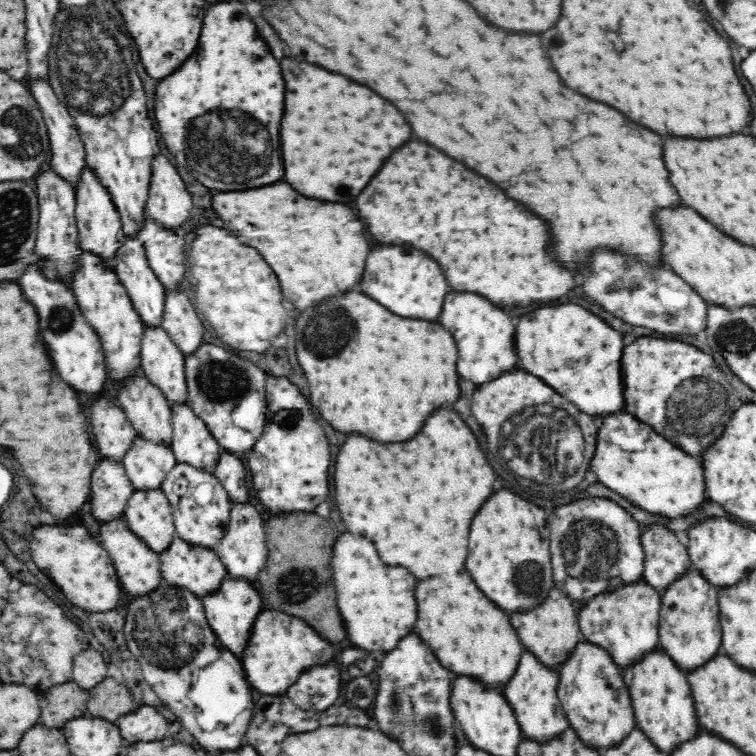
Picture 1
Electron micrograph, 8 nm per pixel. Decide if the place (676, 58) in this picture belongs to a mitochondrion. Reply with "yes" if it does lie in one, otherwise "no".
no

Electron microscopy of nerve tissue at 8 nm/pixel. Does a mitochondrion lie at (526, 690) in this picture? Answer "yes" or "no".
no

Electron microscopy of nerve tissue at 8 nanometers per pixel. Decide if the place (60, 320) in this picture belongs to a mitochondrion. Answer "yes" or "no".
yes

